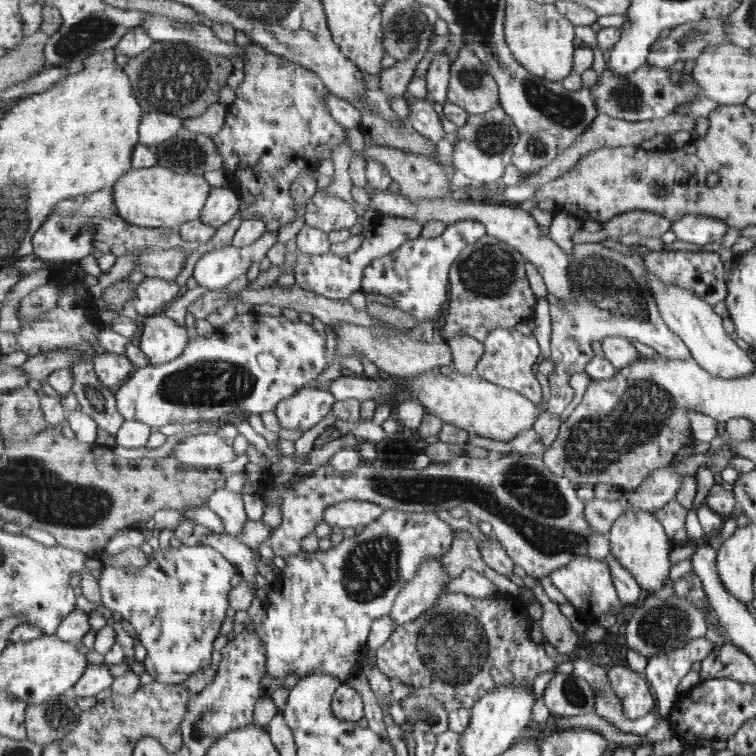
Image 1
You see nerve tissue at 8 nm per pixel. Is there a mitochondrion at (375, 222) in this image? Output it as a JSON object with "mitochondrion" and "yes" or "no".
{"mitochondrion":"no"}

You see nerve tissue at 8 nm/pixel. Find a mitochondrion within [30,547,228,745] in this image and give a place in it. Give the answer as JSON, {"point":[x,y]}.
{"point":[59,717]}

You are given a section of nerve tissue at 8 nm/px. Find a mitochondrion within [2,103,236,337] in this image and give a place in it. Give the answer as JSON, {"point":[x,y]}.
{"point":[185,154]}

